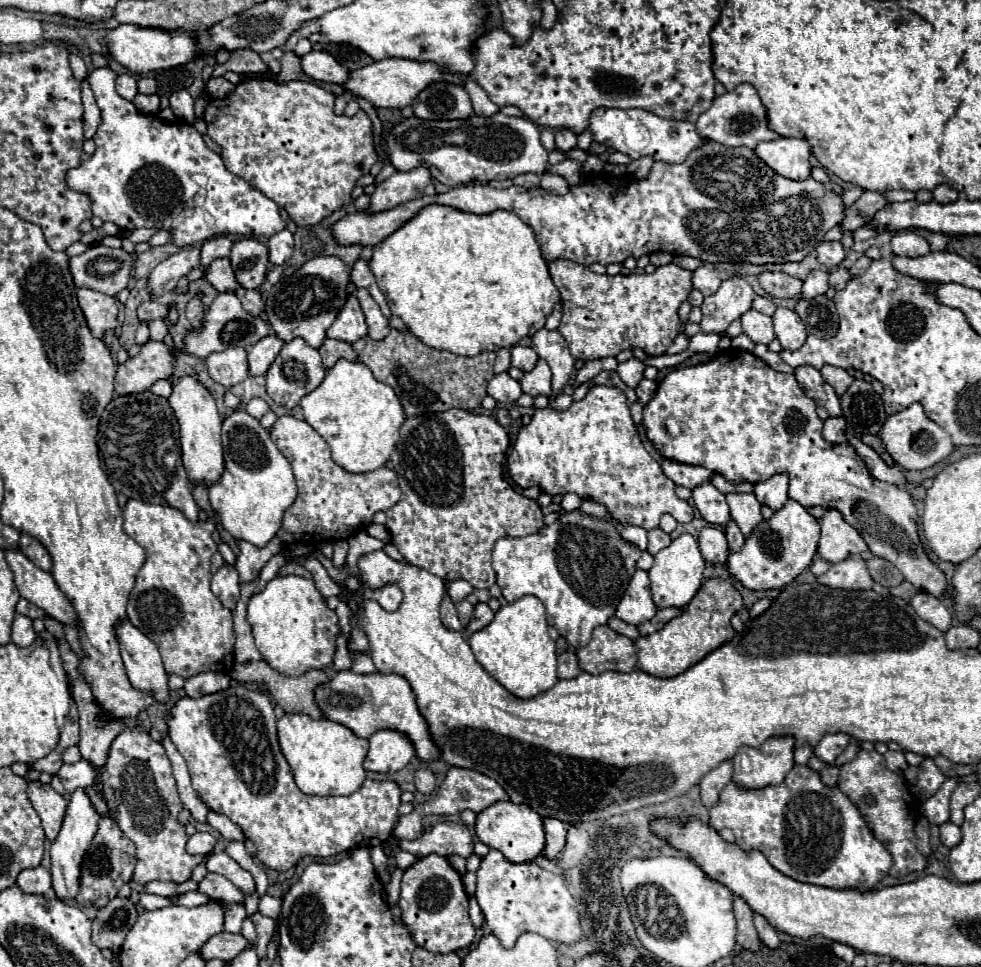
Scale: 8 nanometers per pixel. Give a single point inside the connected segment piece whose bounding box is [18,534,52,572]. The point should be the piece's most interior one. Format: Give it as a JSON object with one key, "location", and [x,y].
{"location":[30,546]}

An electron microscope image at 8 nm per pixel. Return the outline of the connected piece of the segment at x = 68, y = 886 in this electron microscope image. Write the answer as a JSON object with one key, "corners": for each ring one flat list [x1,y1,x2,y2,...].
{"corners":[[78,788,76,792,72,792,72,796,68,800,68,808,66,808,66,816,64,816,60,834,52,842,52,850,50,850,50,856,52,856,52,888,54,888,54,892,60,900,74,898,78,894,80,864,82,864,82,858,84,858,88,846,92,844,92,838,94,838,96,828,98,828,98,820,100,820,100,814,92,806,84,788]]}

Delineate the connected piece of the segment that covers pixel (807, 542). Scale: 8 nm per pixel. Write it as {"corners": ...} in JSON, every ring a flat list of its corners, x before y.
{"corners":[[788,500,770,520,762,520,744,540,740,552,730,552,726,568,750,590,772,590,790,584,814,560,820,538,820,524,796,500]]}

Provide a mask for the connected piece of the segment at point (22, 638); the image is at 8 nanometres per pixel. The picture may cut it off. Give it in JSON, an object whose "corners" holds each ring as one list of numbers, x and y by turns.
{"corners":[[16,614,12,624,12,642,18,646,30,646,36,640,36,632,32,628,32,620,28,616]]}

